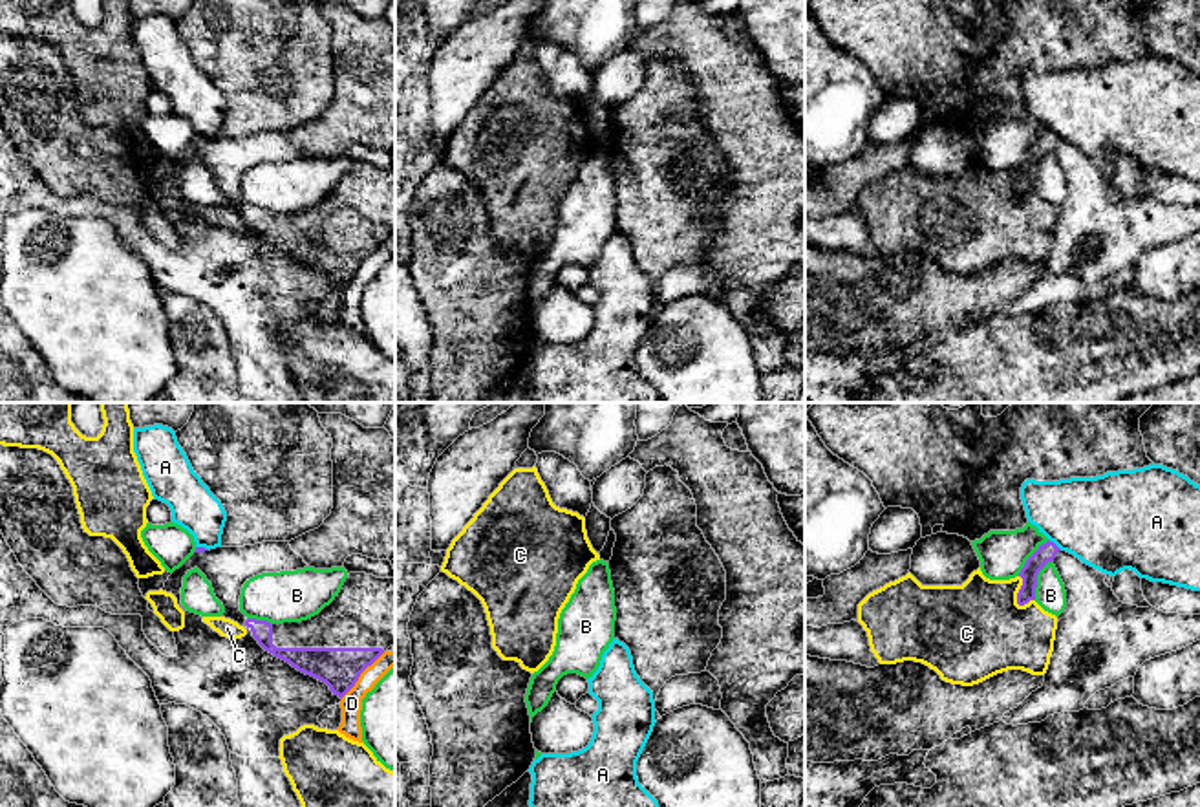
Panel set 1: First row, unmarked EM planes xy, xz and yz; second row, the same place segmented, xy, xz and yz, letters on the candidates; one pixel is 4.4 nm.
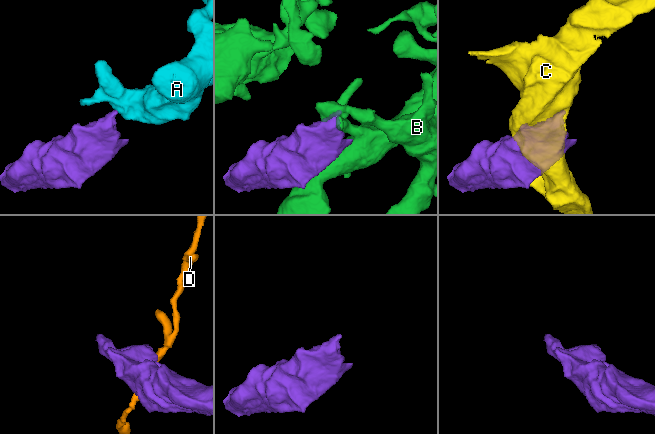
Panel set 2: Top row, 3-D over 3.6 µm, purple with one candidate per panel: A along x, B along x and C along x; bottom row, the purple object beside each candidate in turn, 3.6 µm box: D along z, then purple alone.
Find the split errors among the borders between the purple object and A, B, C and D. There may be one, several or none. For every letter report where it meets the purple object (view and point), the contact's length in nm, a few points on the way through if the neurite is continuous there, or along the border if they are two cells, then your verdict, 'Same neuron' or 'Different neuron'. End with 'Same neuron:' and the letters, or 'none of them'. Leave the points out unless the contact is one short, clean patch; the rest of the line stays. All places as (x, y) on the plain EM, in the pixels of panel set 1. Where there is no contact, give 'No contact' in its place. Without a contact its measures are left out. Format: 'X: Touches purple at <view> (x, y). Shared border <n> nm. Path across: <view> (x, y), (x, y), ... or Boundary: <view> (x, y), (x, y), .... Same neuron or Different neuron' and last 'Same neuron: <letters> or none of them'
A: Touches purple at yz (1054, 134). Shared border 80 nm. Boundary: yz (1049, 129), (1061, 139). Different neuron
B: Touches purple at yz (1036, 169). Shared border 190 nm. Different neuron
C: Touches purple at yz (1019, 182). Shared border 140 nm. Different neuron
D: Touches purple at xy (361, 262). Shared border 280 nm. Different neuron
Same neuron: none of them

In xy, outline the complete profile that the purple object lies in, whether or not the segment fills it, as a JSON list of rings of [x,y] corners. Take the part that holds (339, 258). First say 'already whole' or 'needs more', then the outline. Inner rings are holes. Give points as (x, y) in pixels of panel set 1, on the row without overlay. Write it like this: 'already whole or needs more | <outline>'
needs more | [[[349,163],[340,183],[318,205],[284,214],[247,209],[245,216],[265,242],[326,273],[342,289],[360,264],[395,234],[395,168]]]

